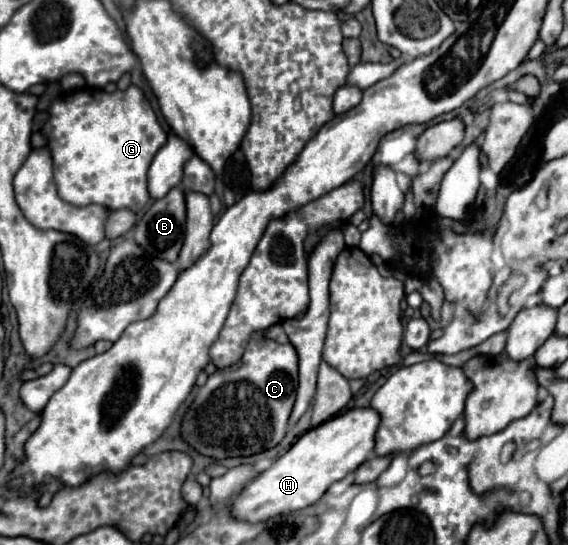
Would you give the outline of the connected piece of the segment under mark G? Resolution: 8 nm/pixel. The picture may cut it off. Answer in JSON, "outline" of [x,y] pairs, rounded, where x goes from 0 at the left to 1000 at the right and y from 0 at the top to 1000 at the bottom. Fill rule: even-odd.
{"outline":[[[227,158],[220,169],[202,165],[199,172],[185,165],[132,165],[111,172],[86,198],[86,220],[76,231],[76,242],[86,253],[86,275],[93,286],[93,319],[104,360],[132,378],[178,374],[192,385],[231,382],[248,389],[262,367],[259,345],[259,316],[276,283],[276,275],[294,261],[294,242],[280,231],[276,213],[259,187],[255,172],[241,158]]]}

